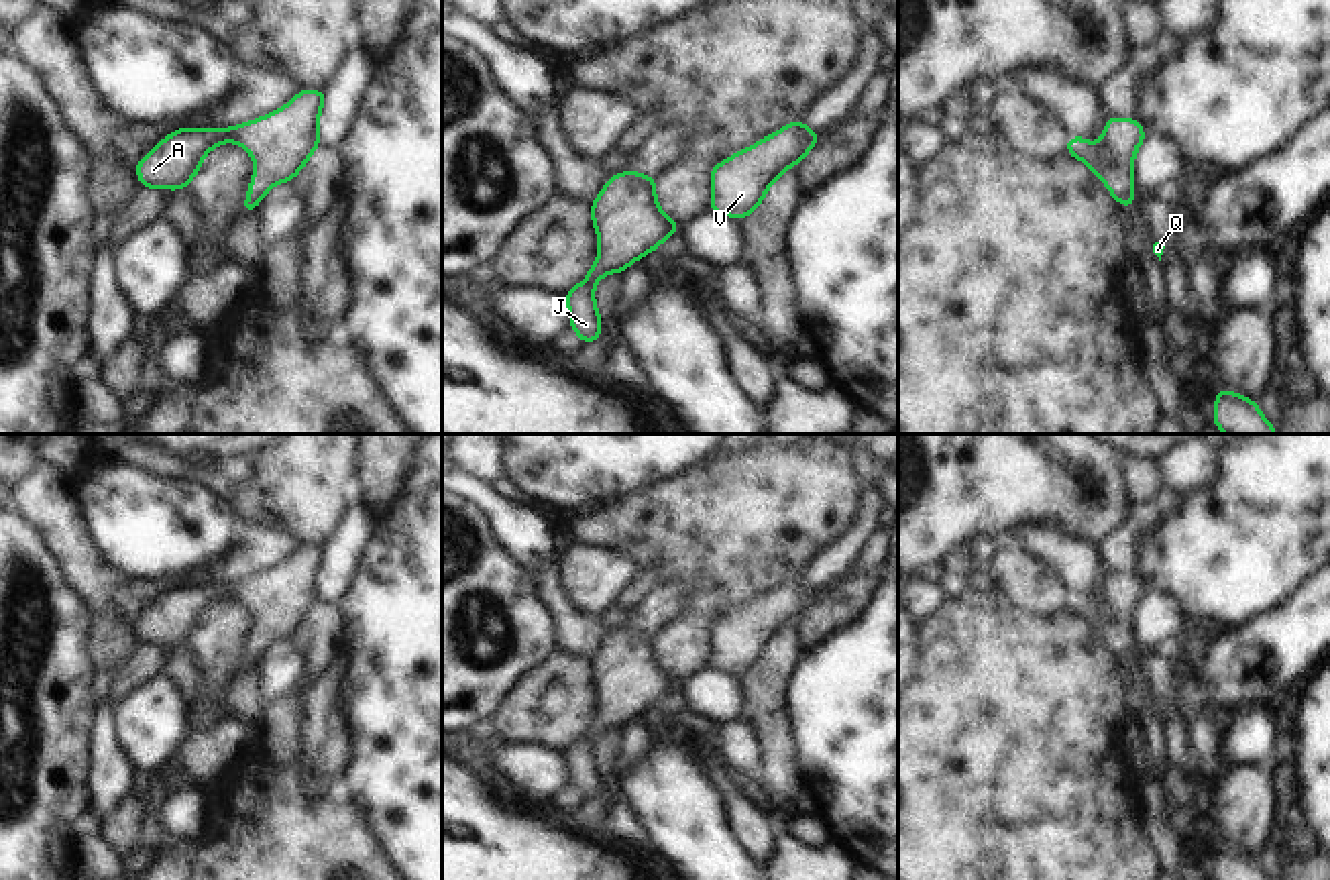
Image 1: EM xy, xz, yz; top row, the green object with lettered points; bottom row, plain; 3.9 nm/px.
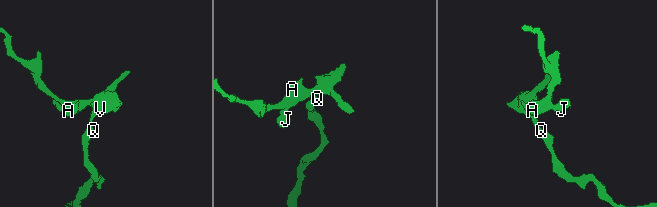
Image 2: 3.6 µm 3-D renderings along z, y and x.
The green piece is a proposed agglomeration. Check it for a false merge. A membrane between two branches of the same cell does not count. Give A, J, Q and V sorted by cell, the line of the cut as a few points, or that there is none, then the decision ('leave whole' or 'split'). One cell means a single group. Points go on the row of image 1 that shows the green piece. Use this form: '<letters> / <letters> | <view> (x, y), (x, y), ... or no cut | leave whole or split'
A J Q V | no cut | leave whole

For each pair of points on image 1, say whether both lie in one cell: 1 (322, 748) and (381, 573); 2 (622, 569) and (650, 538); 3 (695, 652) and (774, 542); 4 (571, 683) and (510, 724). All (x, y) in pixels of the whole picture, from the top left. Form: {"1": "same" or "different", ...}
{"1": "different", "2": "different", "3": "different", "4": "same"}

